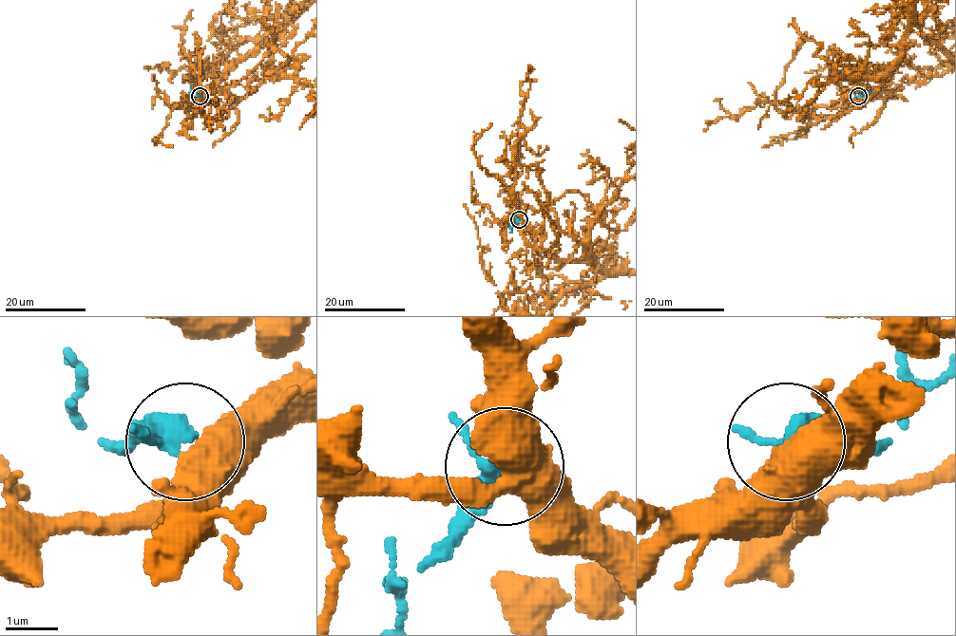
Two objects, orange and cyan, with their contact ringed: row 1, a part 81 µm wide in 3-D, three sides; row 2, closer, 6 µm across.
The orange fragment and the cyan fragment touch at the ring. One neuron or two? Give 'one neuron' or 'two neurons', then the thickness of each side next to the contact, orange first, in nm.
one neuron | 480/300 nm

